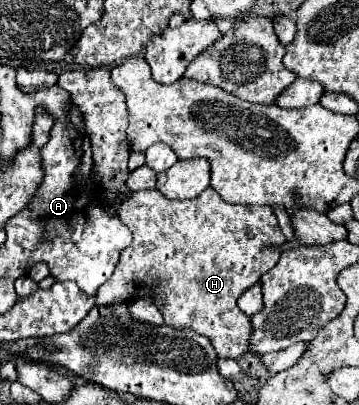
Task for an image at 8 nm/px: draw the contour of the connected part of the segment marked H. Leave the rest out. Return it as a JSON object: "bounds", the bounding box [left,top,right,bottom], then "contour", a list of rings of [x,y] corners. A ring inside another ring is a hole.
{"bounds":[96,187,286,359],"contour":[[[208,187],[200,197],[186,201],[166,199],[160,191],[136,191],[120,205],[118,217],[130,229],[132,243],[122,251],[110,281],[98,289],[96,305],[110,305],[116,301],[130,303],[138,297],[152,297],[156,307],[162,311],[166,325],[190,327],[192,331],[208,337],[218,357],[236,359],[244,355],[248,351],[252,325],[250,317],[238,309],[236,299],[266,271],[270,271],[280,257],[280,251],[270,247],[286,241],[278,227],[274,209],[232,205],[214,193],[212,187]]]}

